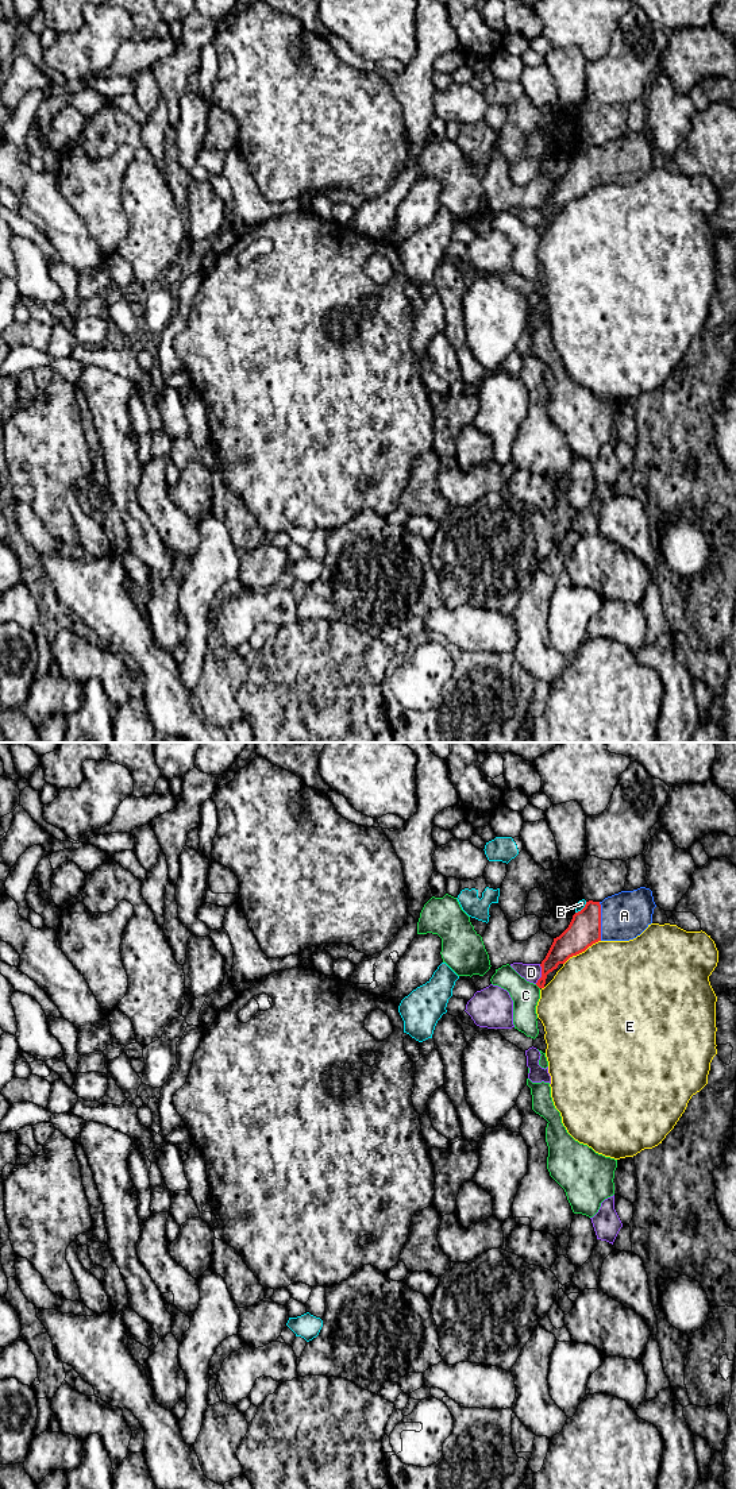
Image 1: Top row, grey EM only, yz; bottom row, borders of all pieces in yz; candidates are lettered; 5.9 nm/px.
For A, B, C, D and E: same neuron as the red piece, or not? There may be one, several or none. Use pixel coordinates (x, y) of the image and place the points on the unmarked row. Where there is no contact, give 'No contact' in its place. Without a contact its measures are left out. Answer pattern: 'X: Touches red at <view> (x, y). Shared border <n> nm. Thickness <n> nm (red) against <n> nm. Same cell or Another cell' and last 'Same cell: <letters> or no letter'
A: Touches red at yz (600, 165). Shared border 240 nm. Thickness 190 nm (red) against 280 nm. Same cell
B: Touches red at yz (582, 153). Shared border 100 nm. Thickness 190 nm (red) against 50 nm. Another cell
C: Touches red at yz (538, 230). Shared border 40 nm. Thickness 140 nm (red) against 160 nm. Another cell
D: Touches red at yz (542, 218). Shared border 120 nm. Thickness 160 nm (red) against 110 nm. Another cell
E: Touches red at yz (581, 196). Shared border 260 nm. Thickness 190 nm (red) against 500 nm. Another cell
Same cell: A

